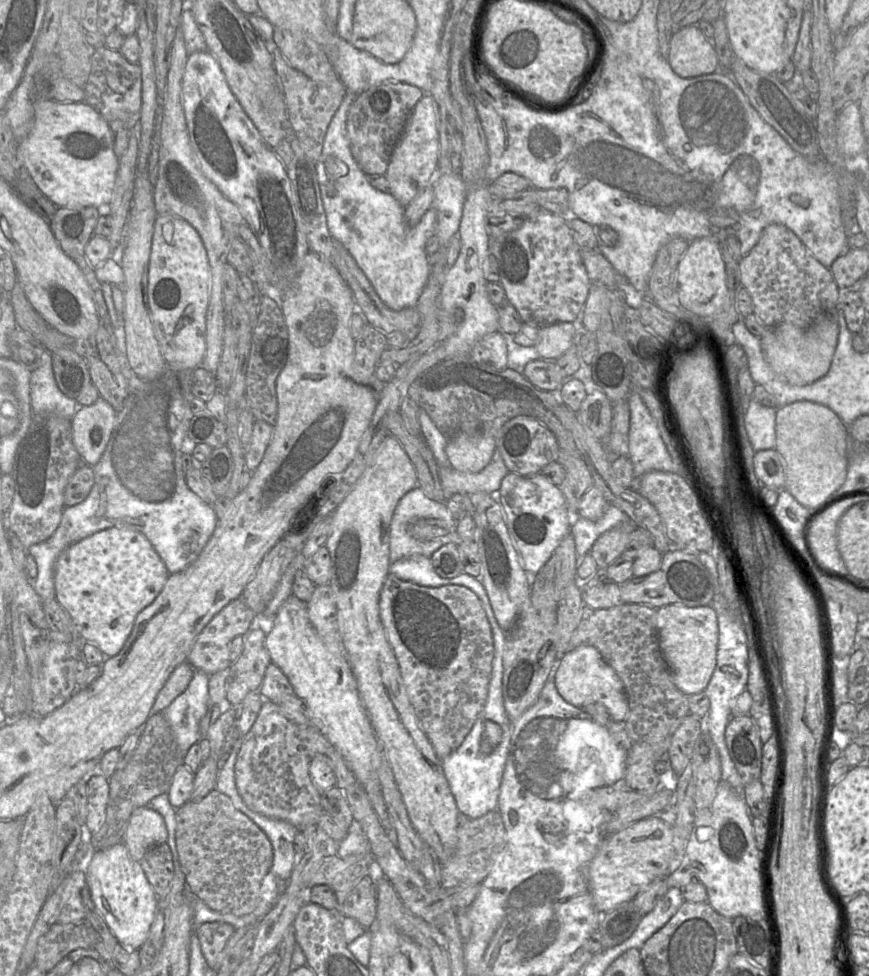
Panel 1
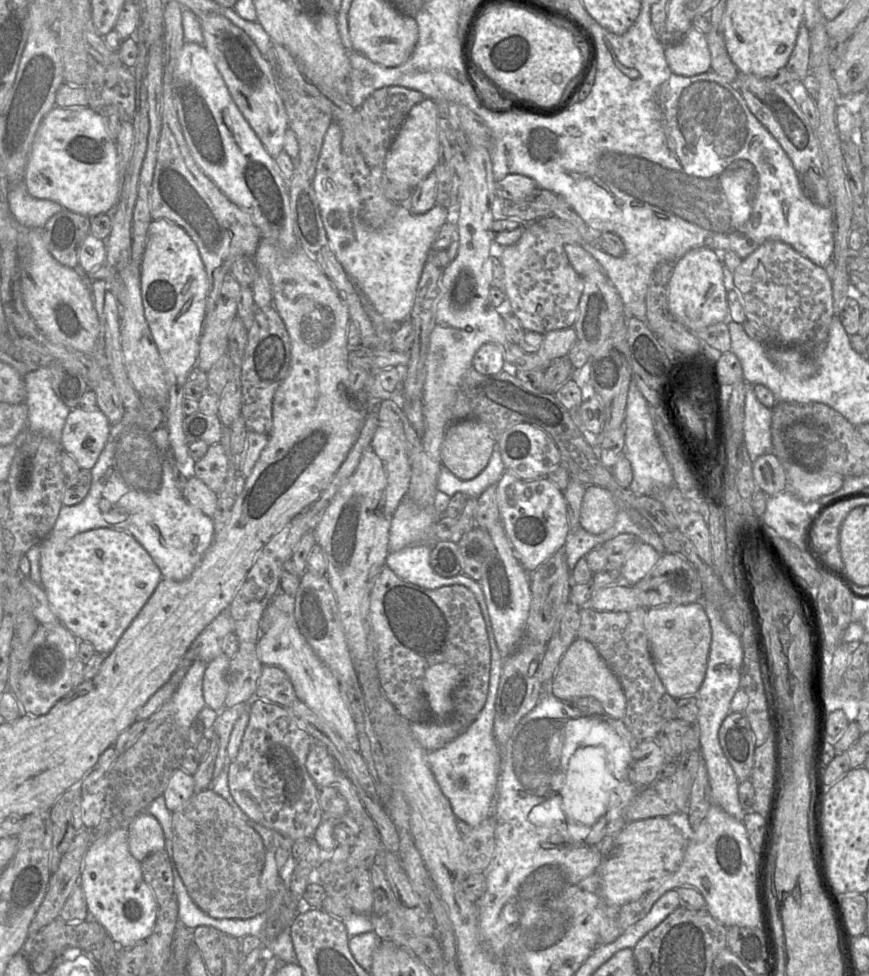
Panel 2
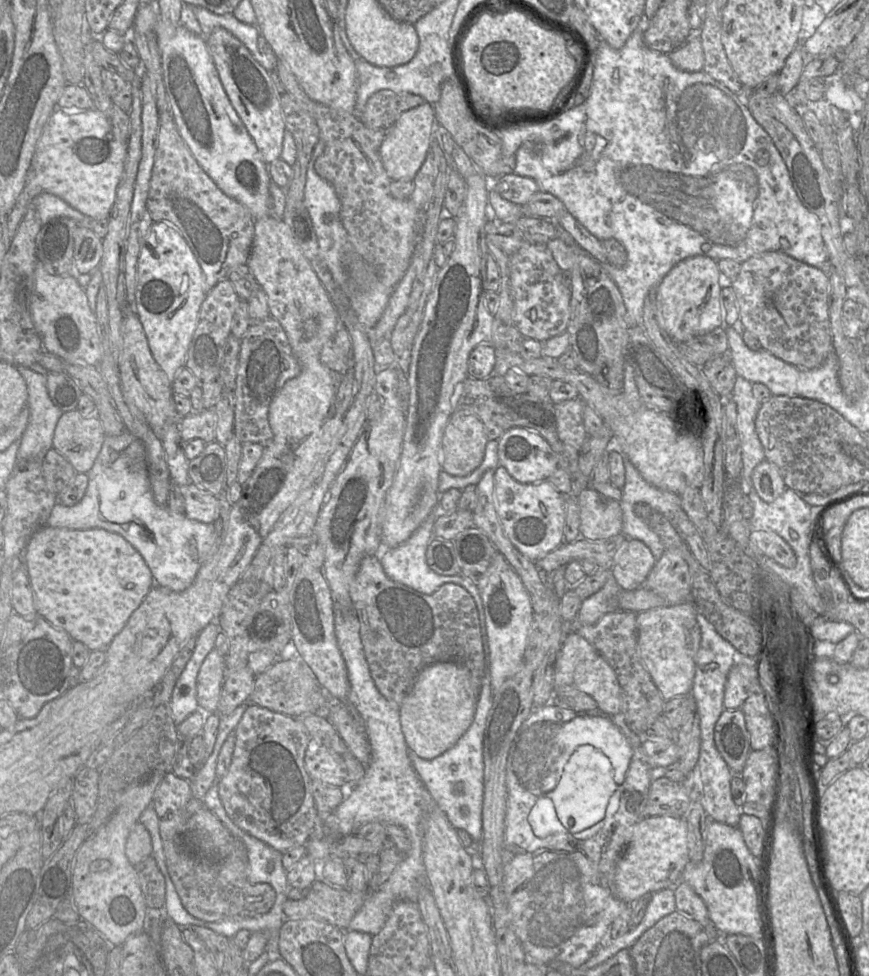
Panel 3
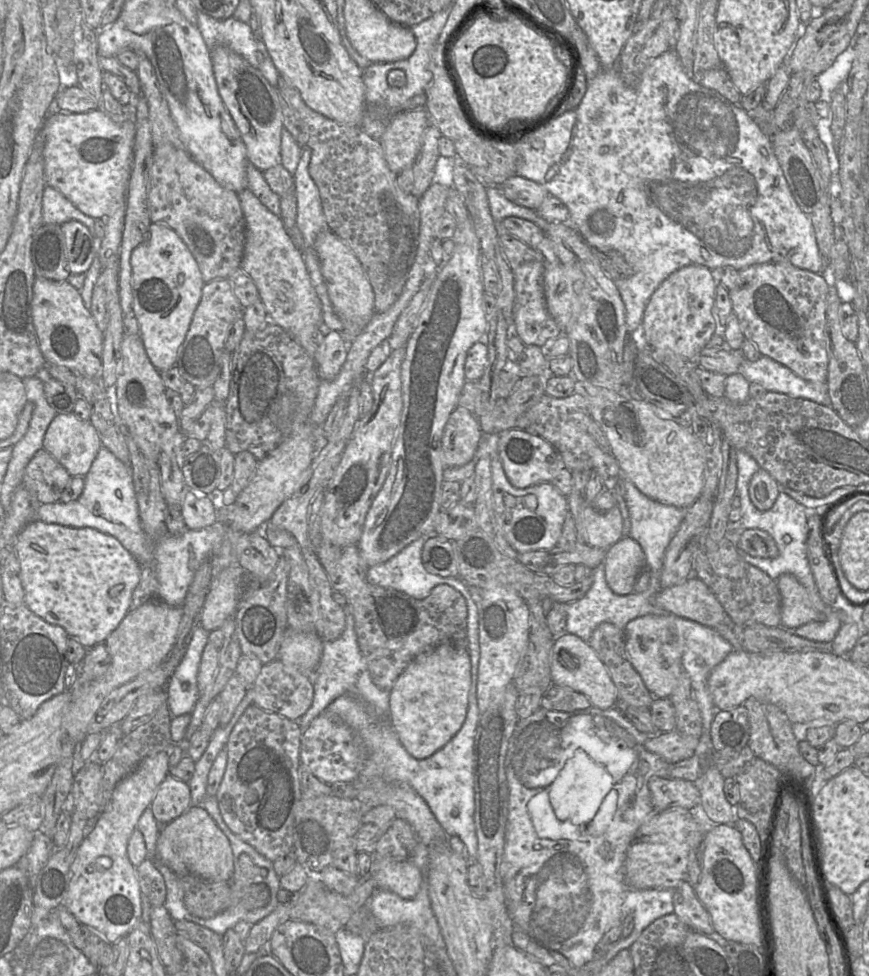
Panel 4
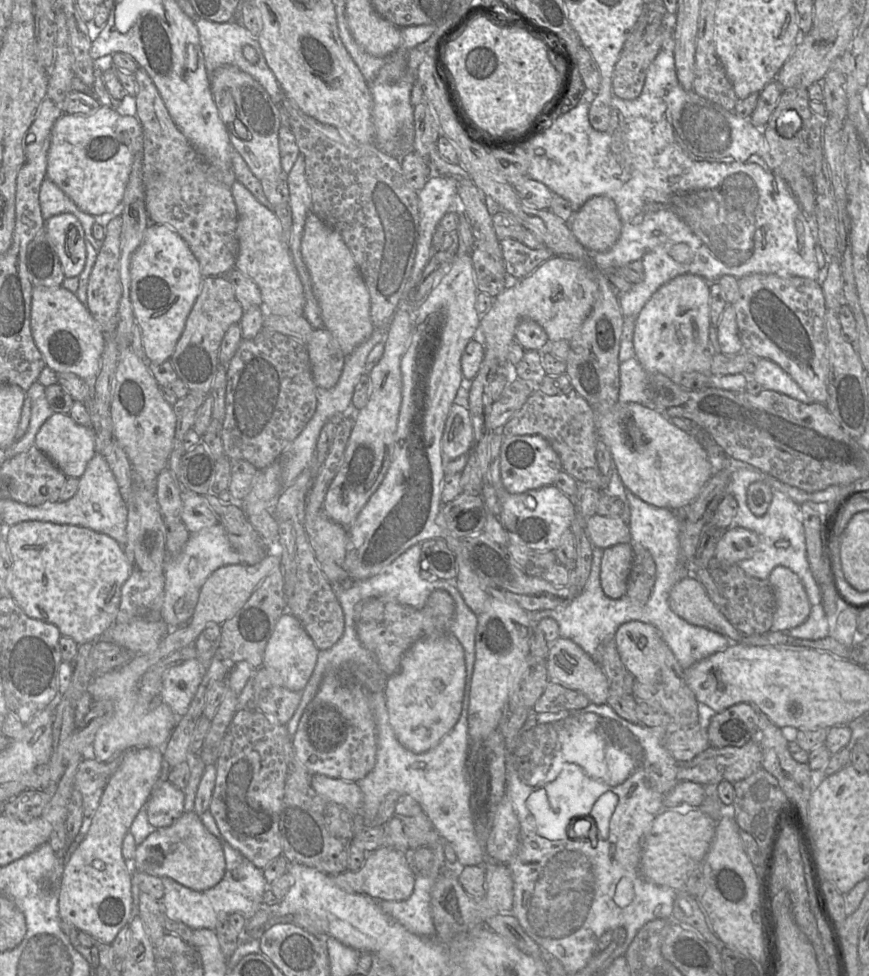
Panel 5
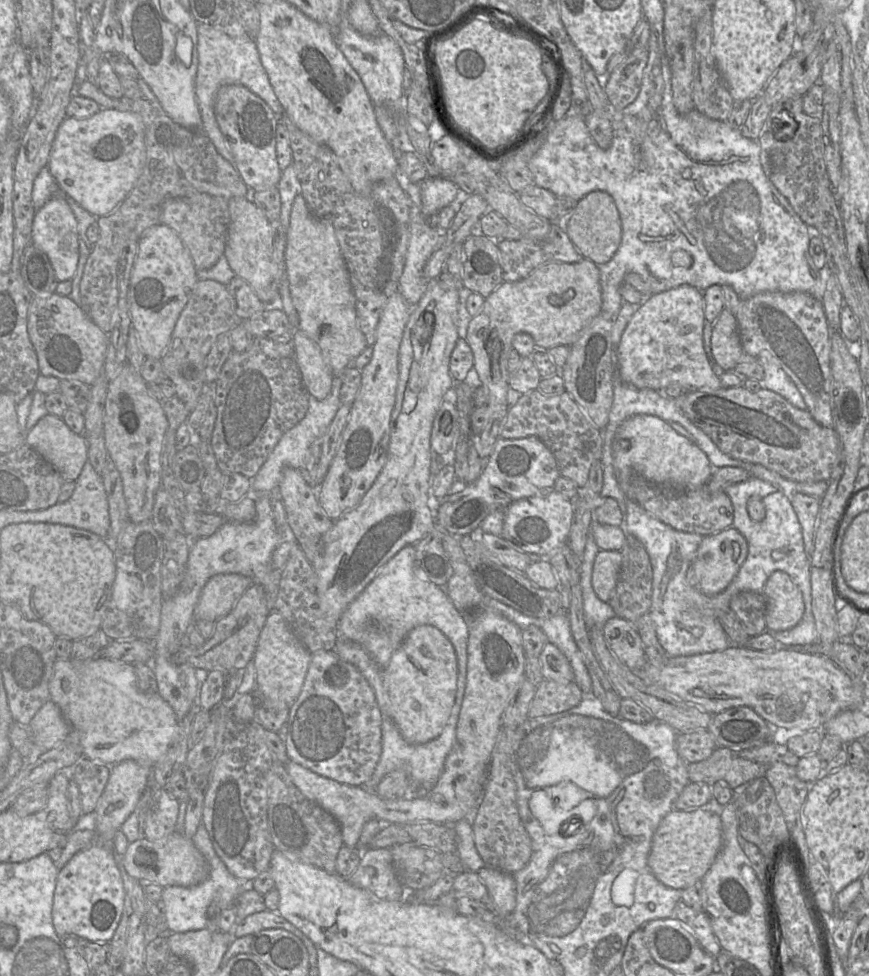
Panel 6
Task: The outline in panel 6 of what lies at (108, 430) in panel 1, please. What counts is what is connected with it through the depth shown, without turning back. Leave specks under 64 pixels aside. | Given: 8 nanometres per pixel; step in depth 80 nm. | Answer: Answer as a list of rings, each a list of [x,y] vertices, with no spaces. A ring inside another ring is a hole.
[[[55,415],[42,417],[27,434],[25,444],[50,463],[64,481],[76,481],[88,461],[86,438],[72,432]]]

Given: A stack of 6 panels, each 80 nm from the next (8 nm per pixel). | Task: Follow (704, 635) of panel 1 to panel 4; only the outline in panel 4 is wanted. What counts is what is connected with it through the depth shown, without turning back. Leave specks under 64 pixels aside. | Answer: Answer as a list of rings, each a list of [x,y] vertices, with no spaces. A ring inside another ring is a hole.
[[[670,613],[645,615],[631,620],[624,628],[628,659],[655,698],[669,698],[683,672],[683,640],[674,626],[675,617],[678,616]]]

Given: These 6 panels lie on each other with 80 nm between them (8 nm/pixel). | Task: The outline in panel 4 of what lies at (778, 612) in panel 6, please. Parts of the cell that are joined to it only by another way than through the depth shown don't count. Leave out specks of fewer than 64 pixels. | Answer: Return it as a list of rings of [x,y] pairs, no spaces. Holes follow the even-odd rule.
[[[782,574],[776,583],[781,600],[781,627],[794,631],[809,622],[826,620],[826,614],[817,615],[805,588],[793,575]]]

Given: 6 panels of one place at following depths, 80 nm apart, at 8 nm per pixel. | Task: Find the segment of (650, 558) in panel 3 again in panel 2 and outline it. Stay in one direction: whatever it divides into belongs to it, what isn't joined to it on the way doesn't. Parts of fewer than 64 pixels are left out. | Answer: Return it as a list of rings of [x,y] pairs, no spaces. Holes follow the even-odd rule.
[[[638,544],[621,565],[622,581],[629,586],[635,585],[655,567],[661,556],[649,544]]]

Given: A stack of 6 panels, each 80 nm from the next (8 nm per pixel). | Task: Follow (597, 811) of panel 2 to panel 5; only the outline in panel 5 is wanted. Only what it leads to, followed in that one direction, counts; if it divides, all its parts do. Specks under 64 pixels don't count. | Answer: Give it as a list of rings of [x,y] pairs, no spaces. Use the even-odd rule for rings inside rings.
[[[567,763],[555,780],[546,784],[548,802],[560,817],[574,818],[574,825],[587,824],[588,815],[599,797],[614,786],[589,777],[575,763]]]

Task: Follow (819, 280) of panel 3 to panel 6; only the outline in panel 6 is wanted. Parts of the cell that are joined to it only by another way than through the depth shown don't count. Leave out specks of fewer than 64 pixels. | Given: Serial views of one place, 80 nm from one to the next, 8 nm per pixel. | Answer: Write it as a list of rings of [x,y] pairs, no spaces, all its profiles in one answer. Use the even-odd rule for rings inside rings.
[[[760,292],[741,300],[735,316],[743,351],[754,357],[758,357],[762,351],[768,352],[796,385],[813,419],[824,427],[834,429],[831,413],[830,327],[822,301],[803,292]]]

